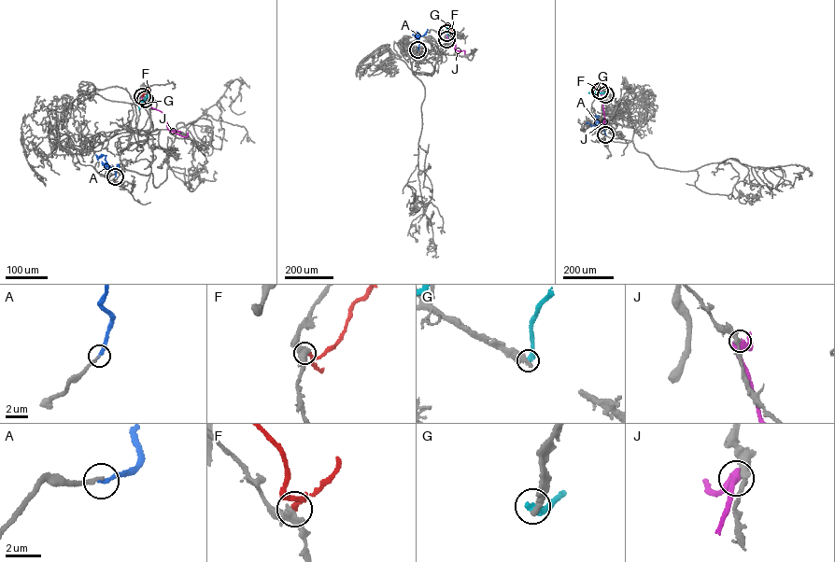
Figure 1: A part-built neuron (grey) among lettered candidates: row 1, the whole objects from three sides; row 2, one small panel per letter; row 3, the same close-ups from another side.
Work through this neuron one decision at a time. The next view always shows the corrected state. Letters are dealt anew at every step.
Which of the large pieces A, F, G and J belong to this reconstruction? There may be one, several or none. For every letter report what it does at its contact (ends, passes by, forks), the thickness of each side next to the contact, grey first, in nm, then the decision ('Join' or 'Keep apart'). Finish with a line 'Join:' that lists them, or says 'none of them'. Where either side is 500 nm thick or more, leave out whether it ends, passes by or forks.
A: It ends there. Thickness 180 nm (grey) against 220 nm. Join
F: It ends there. Thickness 460 nm (grey) against 280 nm. Keep apart
G: It ends there. Thickness 460 nm (grey) against 460 nm. Keep apart
J: It passes by. Thickness 300 nm (grey) against 440 nm. Keep apart
Join: A

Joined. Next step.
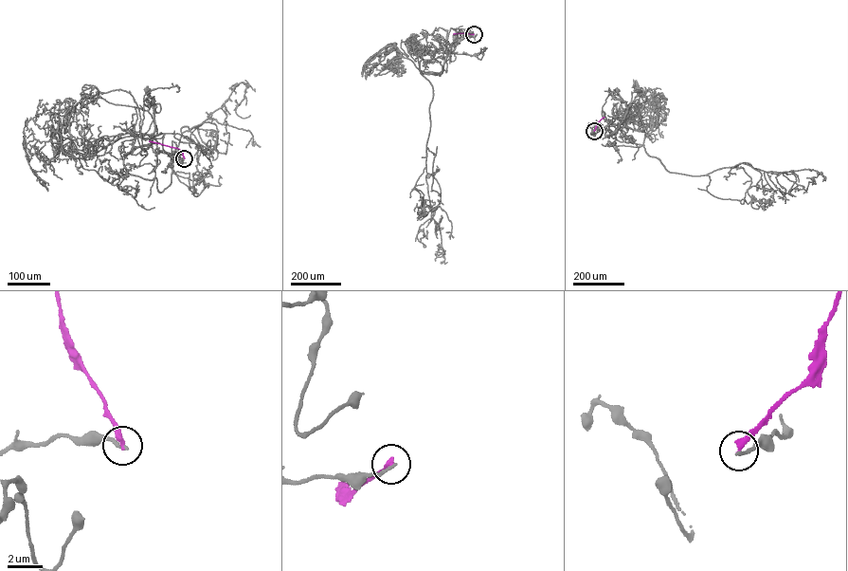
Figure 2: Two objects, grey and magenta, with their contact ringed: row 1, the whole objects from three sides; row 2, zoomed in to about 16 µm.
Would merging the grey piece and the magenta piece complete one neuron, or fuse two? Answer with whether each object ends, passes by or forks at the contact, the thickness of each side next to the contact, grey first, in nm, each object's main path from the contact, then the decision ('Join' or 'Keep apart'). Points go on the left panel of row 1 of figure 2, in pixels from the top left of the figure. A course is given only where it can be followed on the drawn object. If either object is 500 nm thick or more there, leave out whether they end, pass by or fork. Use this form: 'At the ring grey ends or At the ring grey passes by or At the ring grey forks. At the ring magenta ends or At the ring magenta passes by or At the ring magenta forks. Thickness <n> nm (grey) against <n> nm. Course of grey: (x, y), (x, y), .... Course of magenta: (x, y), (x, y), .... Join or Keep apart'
At the ring grey ends. At the ring magenta ends. Thickness 200 nm (grey) against 300 nm. Course of grey: (184, 158), (177, 161), (169, 153), (153, 152), (150, 147), (154, 122), (153, 102), (147, 91). Course of magenta: (184, 158), (178, 149), (149, 141). Keep apart

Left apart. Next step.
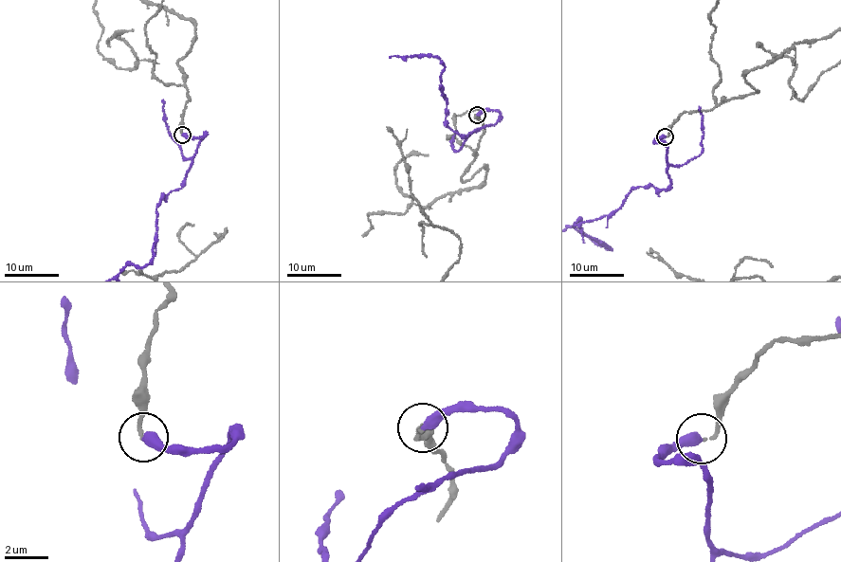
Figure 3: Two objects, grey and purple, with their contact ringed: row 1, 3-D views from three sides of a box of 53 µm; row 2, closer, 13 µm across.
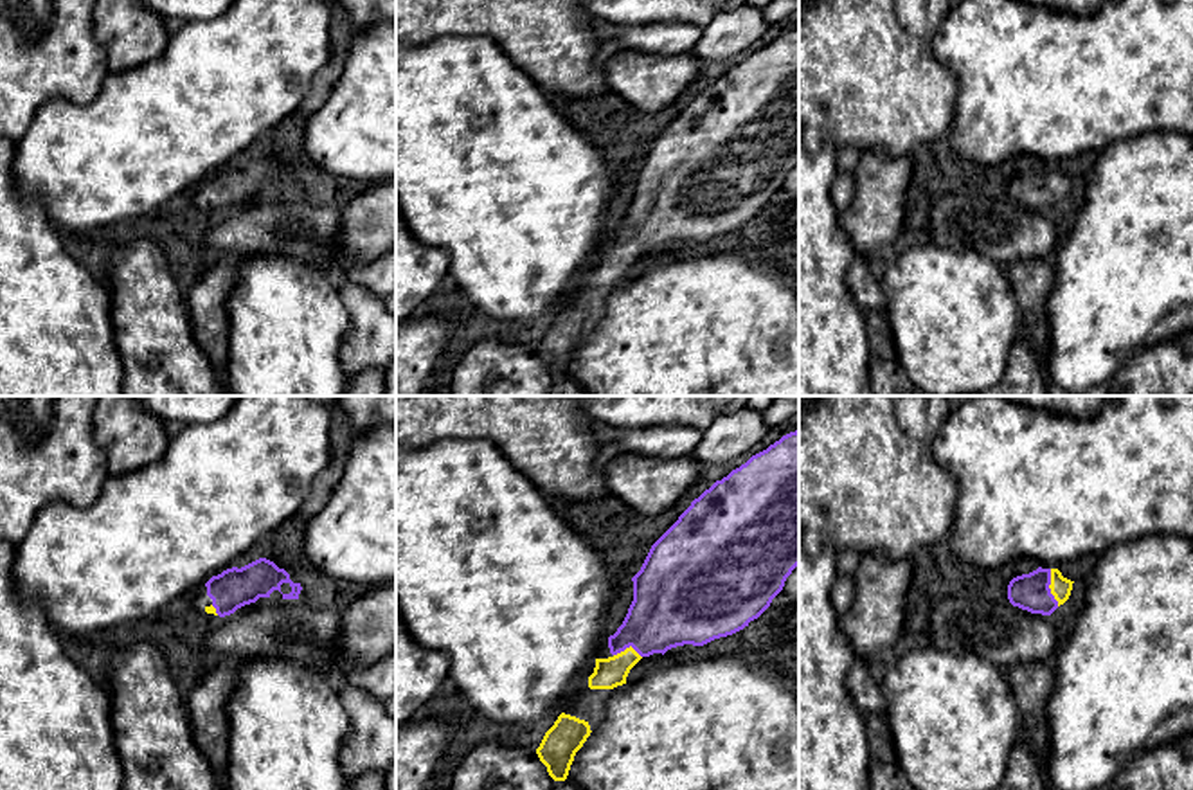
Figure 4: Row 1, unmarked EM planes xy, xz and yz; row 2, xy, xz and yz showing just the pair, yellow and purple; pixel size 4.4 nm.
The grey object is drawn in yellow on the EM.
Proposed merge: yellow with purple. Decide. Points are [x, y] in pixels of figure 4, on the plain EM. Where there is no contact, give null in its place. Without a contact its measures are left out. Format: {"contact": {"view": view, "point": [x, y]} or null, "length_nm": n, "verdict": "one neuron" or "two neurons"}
{"contact": {"view": "yz", "point": [1049, 184]}, "length_nm": 170, "verdict": "one neuron"}

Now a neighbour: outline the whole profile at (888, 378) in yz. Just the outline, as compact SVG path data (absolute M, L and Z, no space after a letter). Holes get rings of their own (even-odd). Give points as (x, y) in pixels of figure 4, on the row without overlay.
M869 353L869 378L875 396L910 396L912 382L896 358L882 358Z

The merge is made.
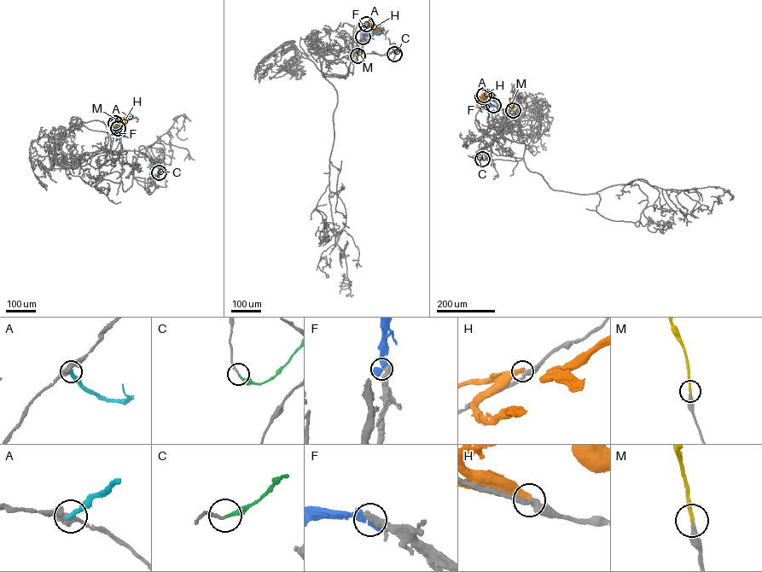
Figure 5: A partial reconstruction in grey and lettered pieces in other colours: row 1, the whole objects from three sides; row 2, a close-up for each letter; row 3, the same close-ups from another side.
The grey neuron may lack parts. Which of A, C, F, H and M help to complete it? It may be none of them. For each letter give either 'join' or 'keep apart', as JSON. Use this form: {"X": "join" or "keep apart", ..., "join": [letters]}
{"A": "keep apart", "C": "join", "F": "keep apart", "H": "keep apart", "M": "join", "join": ["C", "M"]}

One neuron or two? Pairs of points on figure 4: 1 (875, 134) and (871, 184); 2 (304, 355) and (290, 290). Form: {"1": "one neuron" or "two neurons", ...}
{"1": "two neurons", "2": "one neuron"}

